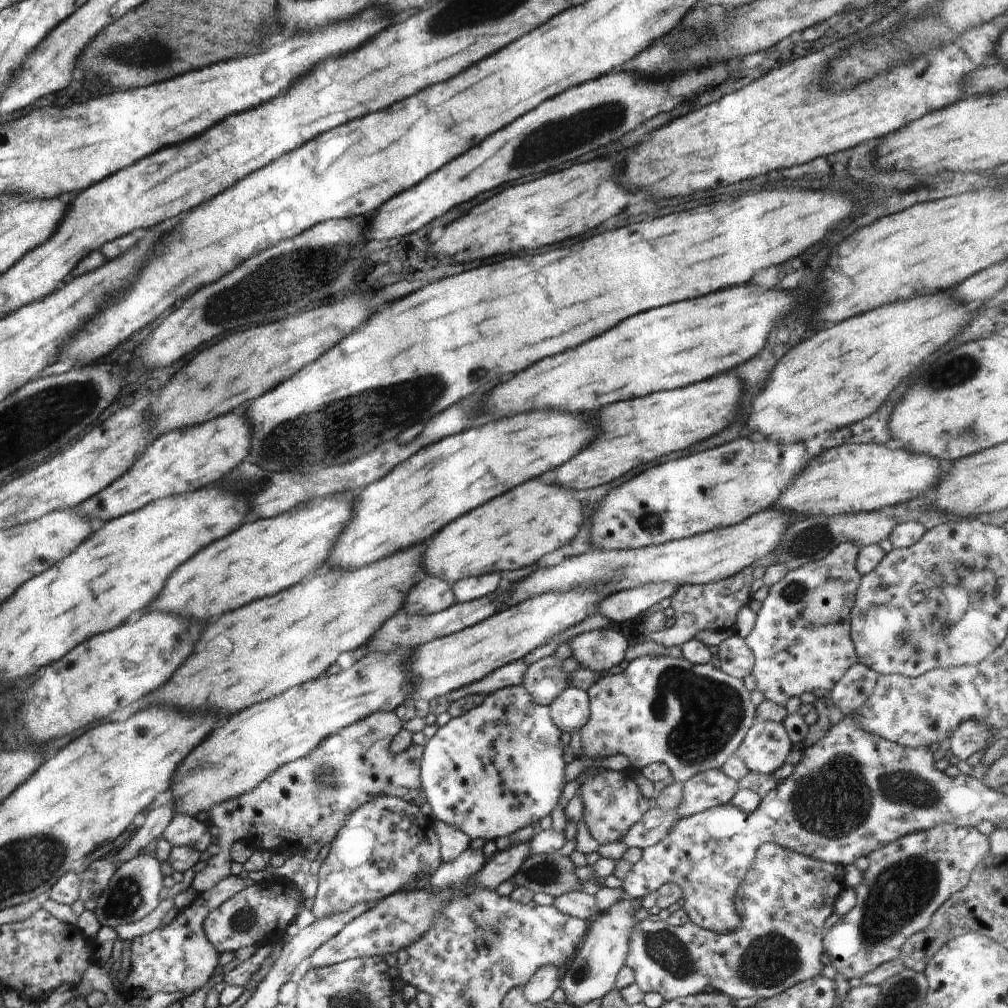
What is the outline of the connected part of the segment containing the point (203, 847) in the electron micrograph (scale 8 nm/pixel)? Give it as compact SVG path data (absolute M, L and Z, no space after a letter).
M175 814L162 830L163 838L171 847L190 846L198 852L206 851L211 846L211 834L206 827L188 814Z

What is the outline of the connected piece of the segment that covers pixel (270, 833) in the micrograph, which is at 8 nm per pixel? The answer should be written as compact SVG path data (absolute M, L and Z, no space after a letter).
M394 711L370 714L367 718L362 718L326 738L308 756L280 766L251 792L208 808L206 813L209 816L209 823L220 830L217 845L220 851L218 854L212 855L212 858L206 862L204 870L195 874L191 887L196 892L202 893L231 875L233 861L230 857L230 846L234 842L258 837L258 848L265 848L272 854L285 852L287 857L292 856L293 853L301 855L312 844L316 844L320 849L326 844L331 844L332 840L335 840L334 836L338 834L338 830L344 826L346 818L356 808L360 808L362 804L368 804L370 800L376 800L378 796L402 798L405 802L418 806L427 803L426 794L421 788L420 777L425 746L412 743L401 754L396 755L390 752L390 743L394 740L394 736L403 729L403 722Z

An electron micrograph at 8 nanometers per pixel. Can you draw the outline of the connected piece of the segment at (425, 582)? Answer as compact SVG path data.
M426 574L410 588L403 610L408 614L430 615L446 610L456 602L452 586L446 580Z

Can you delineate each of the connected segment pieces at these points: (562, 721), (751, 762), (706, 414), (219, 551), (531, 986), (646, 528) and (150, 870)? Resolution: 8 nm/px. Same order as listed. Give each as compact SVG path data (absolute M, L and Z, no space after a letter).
M567 687L558 698L548 705L550 718L560 732L572 735L588 722L589 696L586 691Z
M756 720L735 754L750 771L772 775L786 762L791 748L782 723Z
M722 374L686 388L659 391L646 398L632 398L606 406L592 418L596 436L564 466L556 468L556 482L574 490L592 489L642 464L706 440L732 424L742 400L742 390L744 383L738 376Z
M330 498L326 502L312 506L312 508L296 508L296 510L288 510L273 518L246 521L225 538L212 542L194 554L194 557L187 562L178 566L178 569L174 570L168 578L168 588L166 586L162 588L158 598L146 611L158 610L164 614L184 616L188 620L202 620L206 624L208 618L212 618L213 615L220 616L228 610L241 608L252 600L272 596L280 590L286 590L286 588L298 584L298 580L302 580L304 576L308 576L320 568L322 560L326 558L326 554L330 550L330 544L336 540L336 536L342 534L344 526L352 520L352 516L354 516L354 502L348 500L342 506Z
M548 964L548 966L542 966L530 978L530 981L522 986L522 994L524 994L524 1000L530 1004L541 1003L545 1000L549 1000L552 994L561 988L560 974L558 974L558 967Z
M766 436L738 437L724 445L682 456L634 476L622 486L610 490L590 516L590 542L595 548L624 550L662 545L712 530L735 526L760 511L774 507L778 496L810 464L804 442L783 444L770 442Z
M139 854L135 858L118 865L118 870L110 880L108 887L96 902L95 916L100 925L117 927L131 922L138 922L156 909L161 900L158 893L164 887L164 874L160 862L149 854Z

